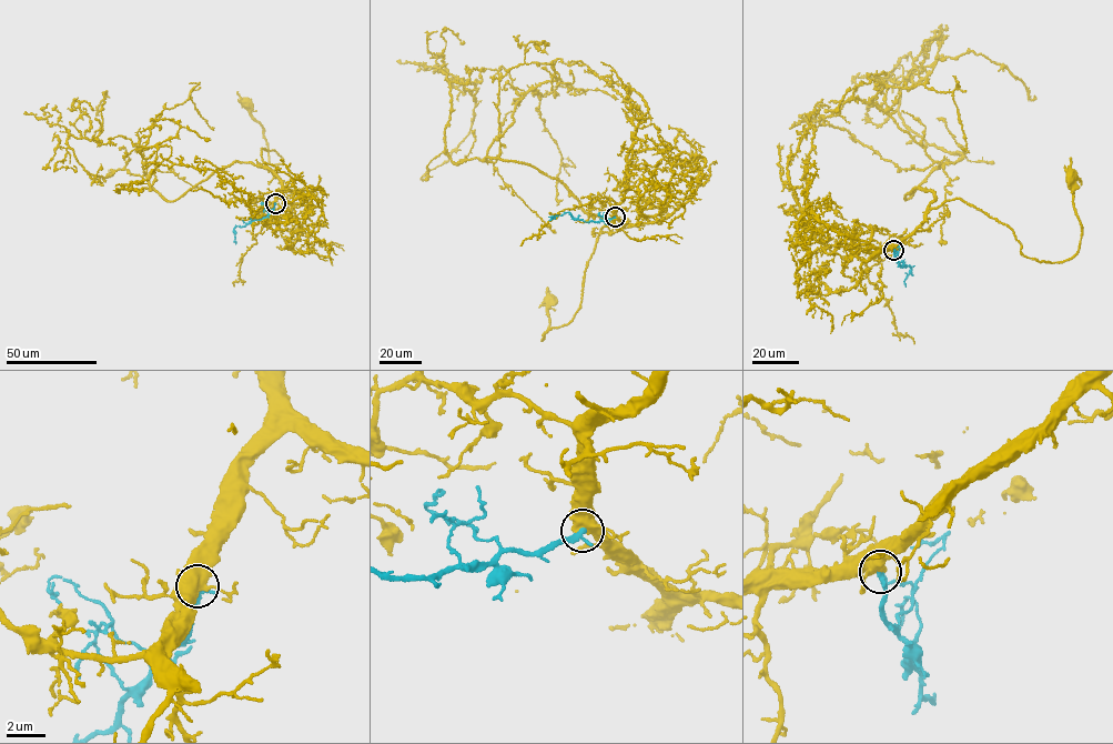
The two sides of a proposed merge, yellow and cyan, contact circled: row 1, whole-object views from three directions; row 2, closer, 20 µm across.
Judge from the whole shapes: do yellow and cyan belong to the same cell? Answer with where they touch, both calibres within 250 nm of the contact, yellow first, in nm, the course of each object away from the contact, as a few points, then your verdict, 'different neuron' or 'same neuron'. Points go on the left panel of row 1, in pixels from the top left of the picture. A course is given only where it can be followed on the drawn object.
at (275, 203); 600 nm thick on the yellow side, 280 nm on the other; yellow runs (274, 203), (282, 187), (265, 166), (262, 149), (274, 150), (284, 162), (270, 162), (262, 124), (248, 102); cyan runs (274, 203), (265, 217), (234, 228), (235, 243); same neuron

